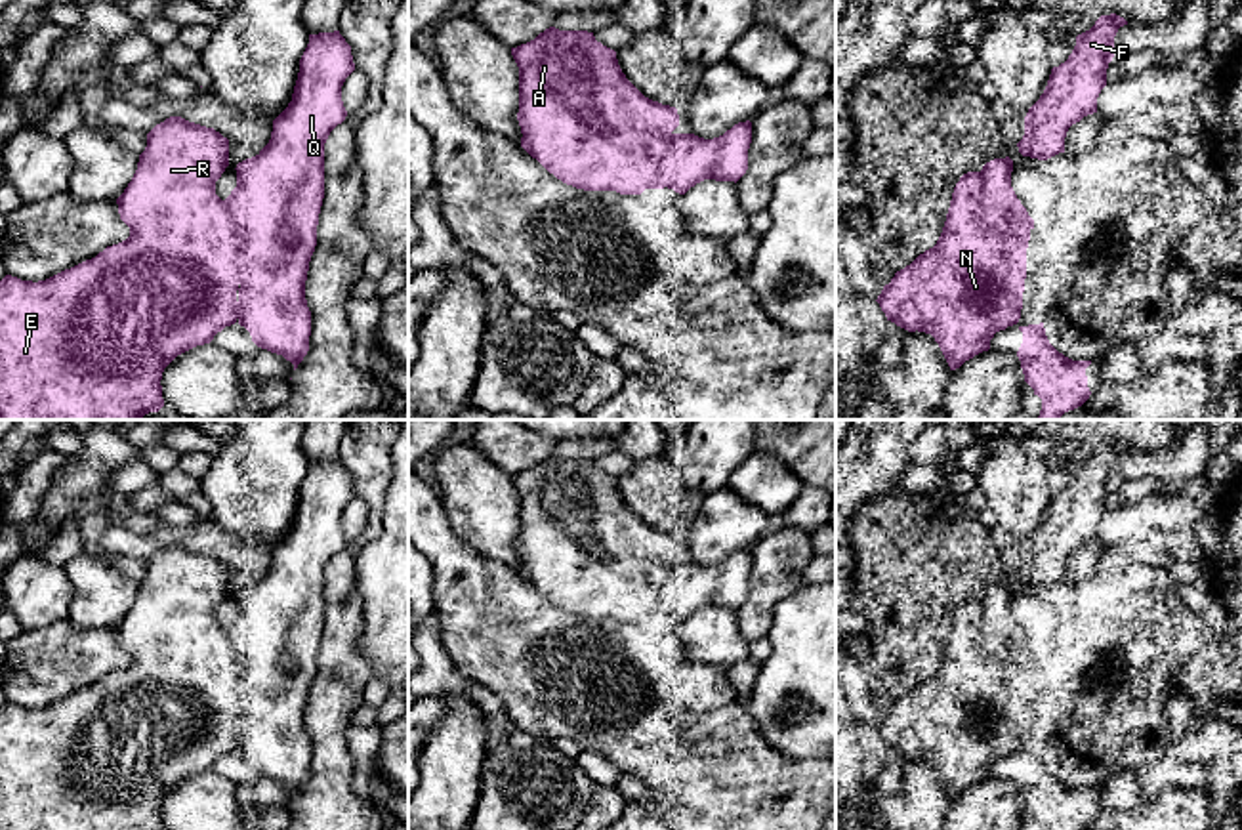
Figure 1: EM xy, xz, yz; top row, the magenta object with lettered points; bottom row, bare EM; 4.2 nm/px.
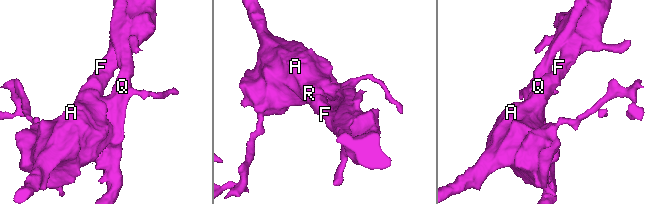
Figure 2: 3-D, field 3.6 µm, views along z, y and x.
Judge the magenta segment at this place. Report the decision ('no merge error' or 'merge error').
merge error

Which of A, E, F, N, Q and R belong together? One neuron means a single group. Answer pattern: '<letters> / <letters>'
A E F N R / Q

